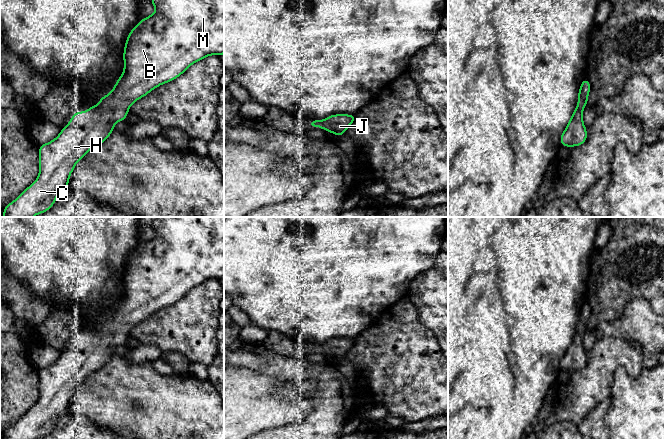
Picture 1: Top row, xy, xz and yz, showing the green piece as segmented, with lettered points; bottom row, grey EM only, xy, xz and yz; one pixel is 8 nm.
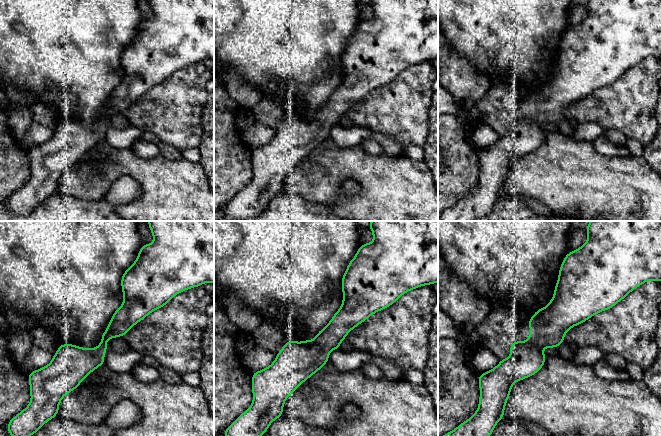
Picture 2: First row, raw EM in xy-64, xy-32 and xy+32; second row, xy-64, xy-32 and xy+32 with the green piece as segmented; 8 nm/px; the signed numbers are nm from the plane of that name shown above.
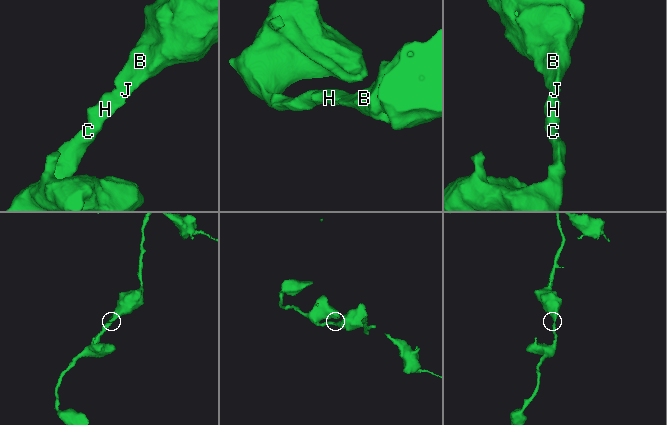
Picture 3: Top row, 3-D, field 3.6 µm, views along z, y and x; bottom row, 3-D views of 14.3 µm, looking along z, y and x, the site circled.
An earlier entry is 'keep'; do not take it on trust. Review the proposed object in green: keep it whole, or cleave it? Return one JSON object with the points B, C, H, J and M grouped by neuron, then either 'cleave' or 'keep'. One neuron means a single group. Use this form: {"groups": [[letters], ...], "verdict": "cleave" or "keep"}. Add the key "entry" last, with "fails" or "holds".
{"groups": [["B", "C", "H", "J", "M"]], "verdict": "keep", "entry": "holds"}

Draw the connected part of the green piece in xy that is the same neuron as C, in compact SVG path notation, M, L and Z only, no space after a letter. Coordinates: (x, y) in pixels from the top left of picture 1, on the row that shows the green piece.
M149 0L155 7L155 13L143 18L139 23L129 32L127 40L125 41L125 47L123 52L124 70L120 78L116 81L112 91L99 99L97 106L90 106L90 108L83 112L75 112L69 123L60 131L60 134L52 141L39 145L39 175L37 179L27 187L15 200L10 204L6 205L3 209L3 217L33 217L35 215L42 214L54 205L57 196L64 190L67 189L69 184L69 177L73 172L77 162L82 159L86 153L107 140L111 132L115 129L114 124L118 121L125 121L129 112L130 106L141 99L142 97L149 94L156 87L162 84L168 83L180 75L182 75L192 64L204 59L210 55L220 56L224 54L224 0Z

